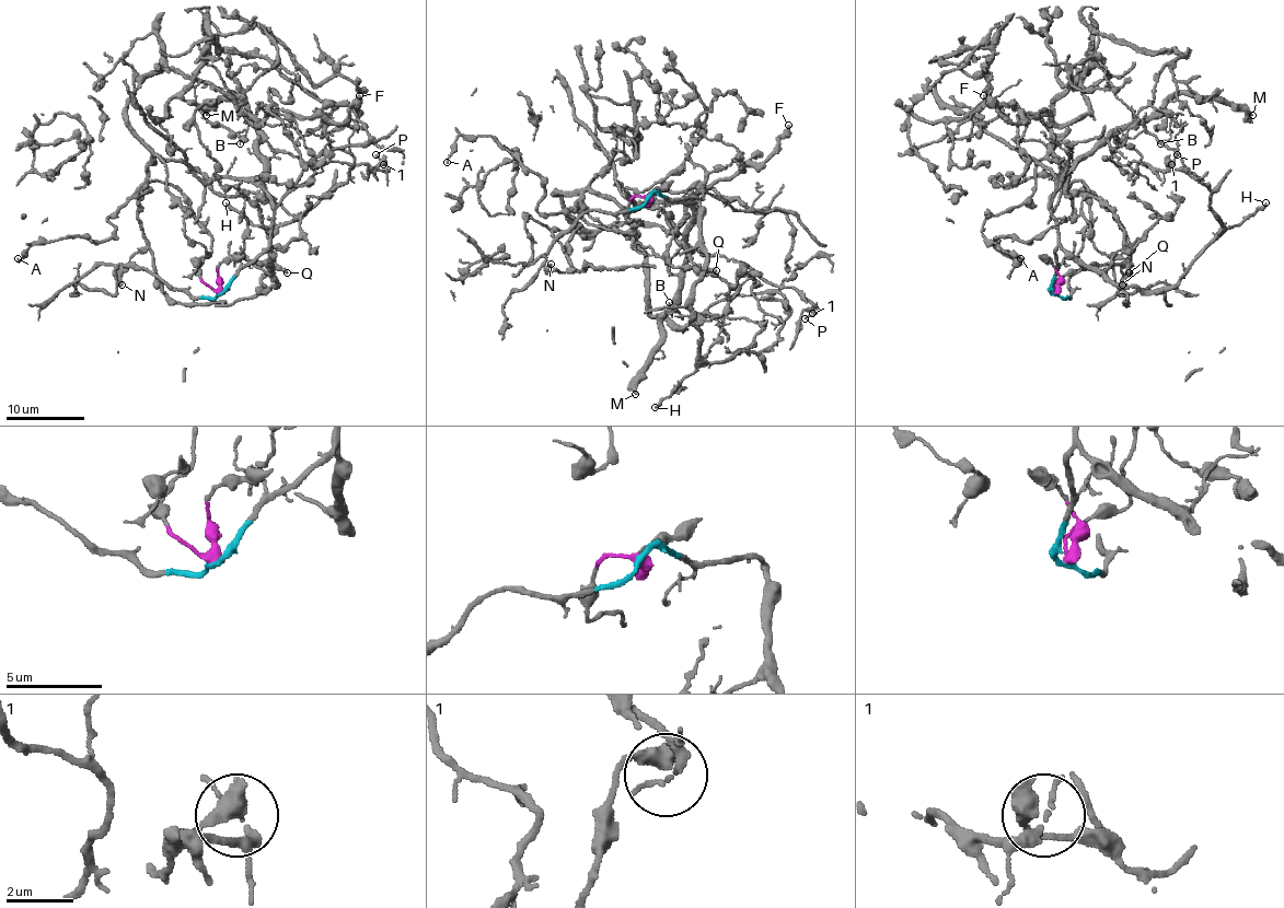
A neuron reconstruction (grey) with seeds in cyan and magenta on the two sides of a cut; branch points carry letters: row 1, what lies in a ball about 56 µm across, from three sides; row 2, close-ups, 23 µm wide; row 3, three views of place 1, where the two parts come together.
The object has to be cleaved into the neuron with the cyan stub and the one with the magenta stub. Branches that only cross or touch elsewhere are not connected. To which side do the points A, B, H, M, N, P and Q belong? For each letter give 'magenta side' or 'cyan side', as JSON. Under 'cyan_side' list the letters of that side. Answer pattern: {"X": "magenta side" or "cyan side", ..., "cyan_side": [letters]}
{"A": "magenta side", "B": "cyan side", "H": "cyan side", "M": "cyan side", "N": "magenta side", "P": "cyan side", "Q": "magenta side", "cyan_side": ["B", "H", "M", "P"]}

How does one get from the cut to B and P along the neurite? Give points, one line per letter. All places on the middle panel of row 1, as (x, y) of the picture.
B: (648, 197), (651, 194), (696, 199), (703, 196), (701, 191), (693, 199), (686, 255), (675, 312), (669, 302)
P: (648, 197), (698, 199), (701, 191), (689, 243), (795, 288), (814, 310), (805, 317)

